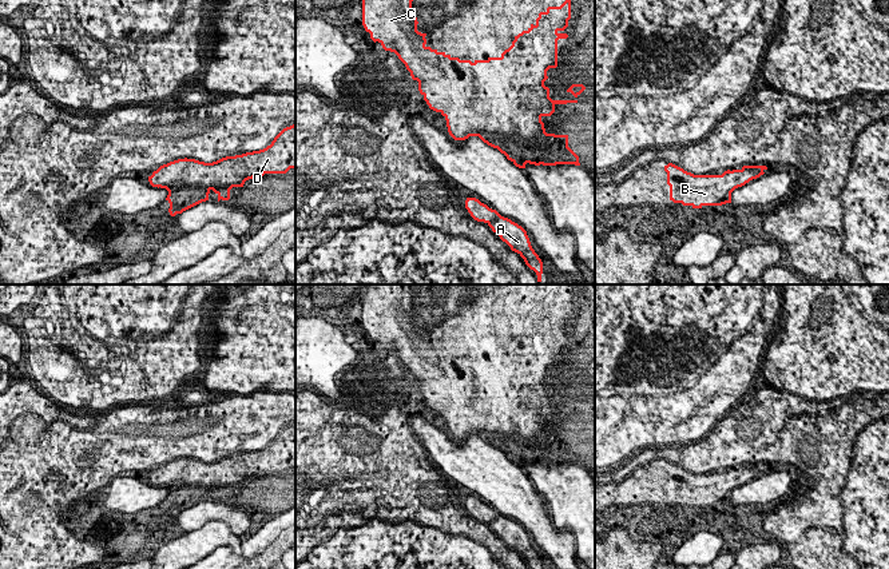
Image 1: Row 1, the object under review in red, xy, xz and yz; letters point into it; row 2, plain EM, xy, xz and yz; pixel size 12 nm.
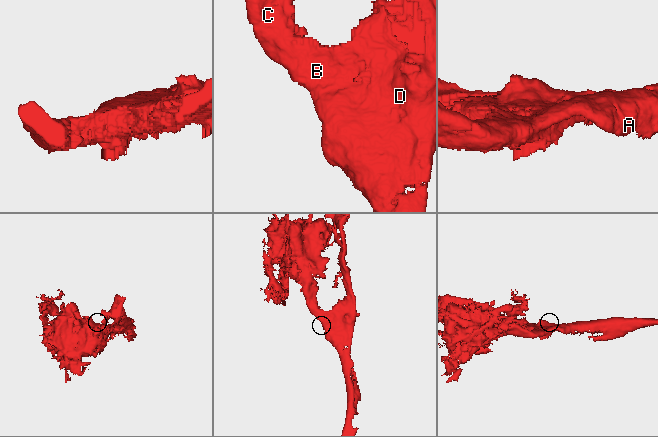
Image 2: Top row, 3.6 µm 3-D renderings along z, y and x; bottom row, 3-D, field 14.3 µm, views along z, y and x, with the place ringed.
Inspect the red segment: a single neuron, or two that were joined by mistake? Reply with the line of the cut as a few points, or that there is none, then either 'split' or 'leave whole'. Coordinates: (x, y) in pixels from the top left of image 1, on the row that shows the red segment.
no cut | leave whole

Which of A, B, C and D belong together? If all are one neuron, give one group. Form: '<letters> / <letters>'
A B C D

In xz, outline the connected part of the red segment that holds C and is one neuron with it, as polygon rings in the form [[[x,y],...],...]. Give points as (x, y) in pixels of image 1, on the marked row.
[[[362,0],[362,25],[374,43],[394,52],[405,64],[412,79],[418,81],[418,91],[429,108],[445,118],[448,132],[455,140],[479,136],[519,168],[525,168],[527,163],[580,166],[579,156],[568,147],[568,135],[547,134],[541,122],[543,116],[555,112],[556,104],[578,103],[576,99],[552,100],[549,88],[544,85],[547,71],[557,67],[557,40],[568,37],[563,31],[571,19],[571,0],[540,12],[536,24],[515,36],[500,57],[473,63],[426,47],[426,33],[417,31],[412,1]]]

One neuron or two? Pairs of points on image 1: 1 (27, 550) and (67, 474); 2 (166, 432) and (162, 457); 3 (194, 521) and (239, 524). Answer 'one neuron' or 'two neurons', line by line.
1: one neuron
2: one neuron
3: one neuron

